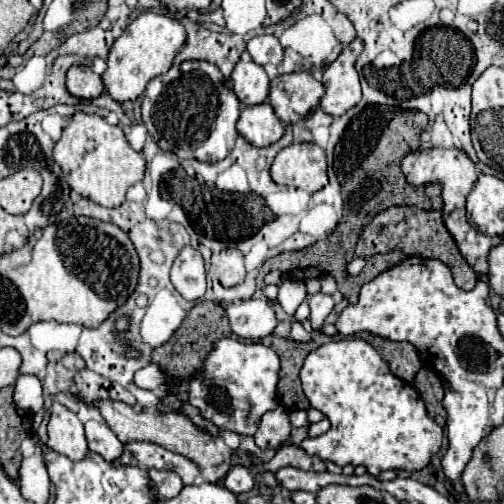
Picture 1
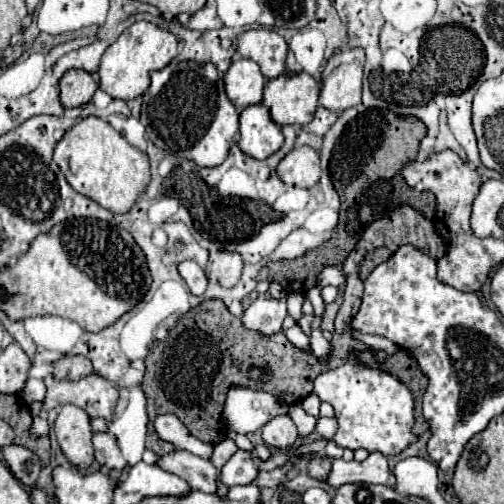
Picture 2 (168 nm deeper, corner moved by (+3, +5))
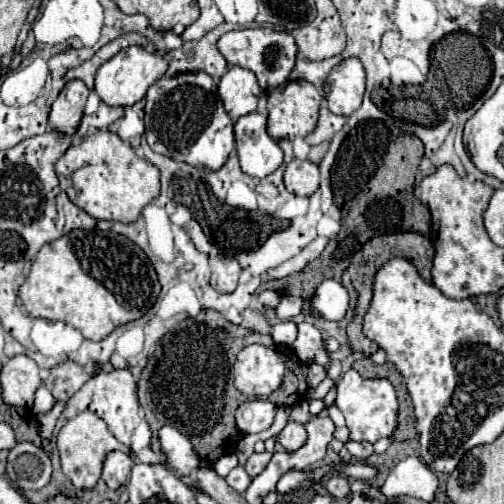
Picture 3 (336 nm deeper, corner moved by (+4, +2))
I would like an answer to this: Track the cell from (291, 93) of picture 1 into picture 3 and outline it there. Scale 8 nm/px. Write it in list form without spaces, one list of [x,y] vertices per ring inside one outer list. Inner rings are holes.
[[[290,81],[268,95],[268,133],[274,139],[306,137],[314,131],[320,91],[308,81]]]

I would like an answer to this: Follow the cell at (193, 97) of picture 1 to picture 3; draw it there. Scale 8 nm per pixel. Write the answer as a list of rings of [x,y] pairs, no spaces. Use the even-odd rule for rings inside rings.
[[[204,71],[180,73],[156,81],[146,93],[144,113],[148,145],[154,153],[212,173],[226,163],[234,149],[234,123],[224,111],[216,81]]]

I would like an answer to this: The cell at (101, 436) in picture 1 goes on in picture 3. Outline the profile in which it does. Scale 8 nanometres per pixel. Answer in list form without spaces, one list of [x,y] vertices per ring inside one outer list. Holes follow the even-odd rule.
[[[110,451],[104,459],[102,479],[106,481],[106,485],[110,489],[120,489],[122,485],[126,485],[132,465],[134,465],[134,461],[130,459],[130,455],[126,455],[122,451]]]

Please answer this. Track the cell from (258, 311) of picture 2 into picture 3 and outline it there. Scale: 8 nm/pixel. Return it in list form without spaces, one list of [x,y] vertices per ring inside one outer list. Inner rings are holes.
[[[284,295],[278,303],[278,307],[274,309],[276,311],[276,319],[278,321],[284,321],[284,319],[296,319],[300,313],[302,313],[302,305],[304,305],[304,299],[302,297],[292,297],[292,295]]]

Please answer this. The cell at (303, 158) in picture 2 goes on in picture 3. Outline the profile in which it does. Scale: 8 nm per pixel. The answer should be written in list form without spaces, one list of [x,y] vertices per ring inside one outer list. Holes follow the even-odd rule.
[[[292,159],[284,171],[284,185],[290,193],[308,197],[318,189],[320,171],[318,165],[308,159]]]

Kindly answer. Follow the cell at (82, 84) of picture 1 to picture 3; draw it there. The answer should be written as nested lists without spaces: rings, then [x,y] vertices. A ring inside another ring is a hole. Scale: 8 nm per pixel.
[[[80,79],[68,81],[64,85],[64,89],[60,91],[58,99],[52,103],[52,111],[48,117],[50,127],[72,135],[82,119],[88,93],[90,93],[90,89],[84,85],[84,81],[80,81]]]

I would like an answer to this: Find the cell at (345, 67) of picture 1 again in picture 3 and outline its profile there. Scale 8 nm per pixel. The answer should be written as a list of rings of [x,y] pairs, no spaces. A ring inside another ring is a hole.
[[[348,57],[336,65],[326,79],[328,109],[344,117],[354,113],[362,103],[364,81],[364,67],[358,57]]]

